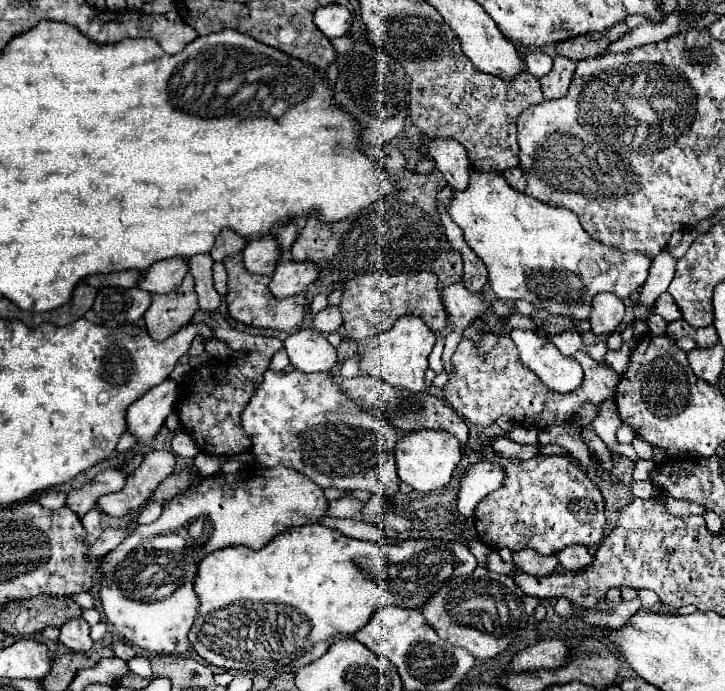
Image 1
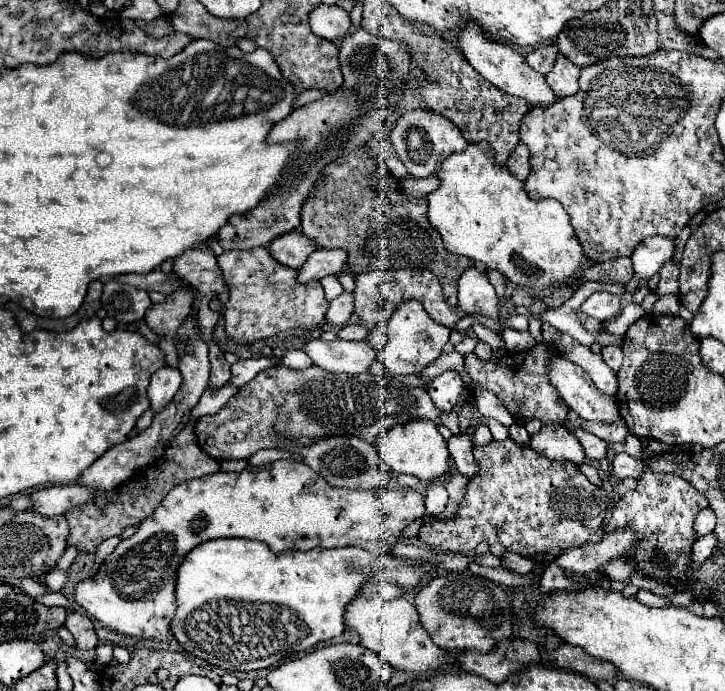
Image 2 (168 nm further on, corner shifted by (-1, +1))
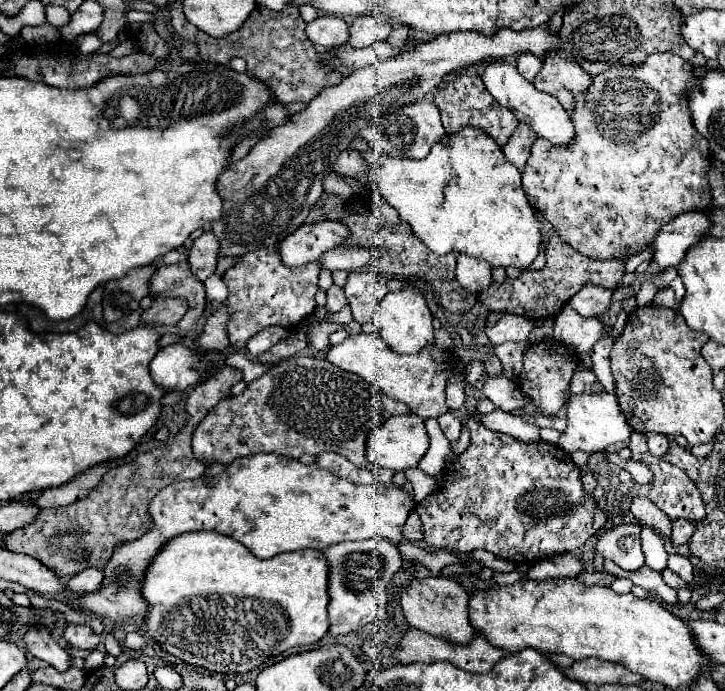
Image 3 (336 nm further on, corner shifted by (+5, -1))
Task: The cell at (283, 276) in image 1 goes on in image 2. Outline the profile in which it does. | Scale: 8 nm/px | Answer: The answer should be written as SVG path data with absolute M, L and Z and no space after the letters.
M317 249L309 255L309 259L301 265L297 281L299 283L309 283L315 279L323 279L327 275L339 273L347 263L347 253L341 249Z

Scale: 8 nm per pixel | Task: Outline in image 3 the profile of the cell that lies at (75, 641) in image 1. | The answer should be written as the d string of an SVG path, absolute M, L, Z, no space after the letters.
M69 623L65 627L65 633L63 633L65 641L71 645L71 647L77 647L77 649L85 649L85 651L93 651L99 643L99 635L93 633L91 627L87 625L73 625Z

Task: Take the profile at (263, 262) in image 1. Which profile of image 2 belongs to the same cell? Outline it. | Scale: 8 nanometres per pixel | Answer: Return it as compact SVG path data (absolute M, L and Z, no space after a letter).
M293 229L289 233L279 235L277 239L273 239L269 243L269 253L275 261L279 261L281 265L287 265L291 269L299 269L303 265L303 261L307 261L307 257L315 251L315 243L307 241L299 229Z

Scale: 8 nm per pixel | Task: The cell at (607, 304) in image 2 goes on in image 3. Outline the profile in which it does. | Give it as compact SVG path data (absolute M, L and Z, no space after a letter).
M587 283L577 295L573 295L573 299L569 303L583 317L598 317L609 309L611 295L613 295L611 289L605 289L605 287Z

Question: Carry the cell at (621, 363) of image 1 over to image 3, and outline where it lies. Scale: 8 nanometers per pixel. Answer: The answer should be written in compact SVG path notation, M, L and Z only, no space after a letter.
M603 337L597 341L597 345L593 345L591 349L591 359L593 359L593 373L599 379L599 383L603 385L603 389L607 393L615 393L615 379L611 375L609 369L609 353L613 347L613 339Z

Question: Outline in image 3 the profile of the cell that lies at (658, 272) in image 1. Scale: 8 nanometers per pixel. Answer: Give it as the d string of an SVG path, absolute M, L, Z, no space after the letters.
M563 307L563 311L555 317L553 337L563 341L575 353L589 353L589 349L599 341L603 333L603 323L595 317L581 317L573 307Z

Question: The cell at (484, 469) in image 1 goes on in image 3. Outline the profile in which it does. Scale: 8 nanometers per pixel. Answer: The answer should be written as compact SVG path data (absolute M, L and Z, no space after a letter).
M443 413L437 417L437 423L447 439L459 439L461 433L461 419L453 413Z

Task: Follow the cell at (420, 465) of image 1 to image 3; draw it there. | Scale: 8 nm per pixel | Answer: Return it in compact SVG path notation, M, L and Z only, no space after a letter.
M405 413L405 415L387 419L383 425L371 431L367 439L367 459L375 465L381 465L393 471L405 471L409 467L417 467L417 463L423 457L423 447L429 447L429 437L423 421L413 413Z

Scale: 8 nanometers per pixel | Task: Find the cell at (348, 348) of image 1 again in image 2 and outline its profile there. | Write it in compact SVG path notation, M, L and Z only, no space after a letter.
M353 323L353 325L345 325L341 331L337 331L337 337L345 339L345 341L363 341L363 339L367 339L367 333L369 333L369 329L365 325Z

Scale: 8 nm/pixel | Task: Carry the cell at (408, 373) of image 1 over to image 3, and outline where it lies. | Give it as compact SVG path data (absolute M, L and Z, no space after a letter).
M405 287L401 291L387 293L377 309L377 325L381 329L383 341L397 353L417 353L425 345L433 345L433 317L419 289Z

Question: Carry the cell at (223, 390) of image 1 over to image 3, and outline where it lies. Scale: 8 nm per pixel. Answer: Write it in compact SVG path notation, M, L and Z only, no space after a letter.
M295 355L279 365L271 367L263 377L249 383L249 387L241 395L233 395L227 399L221 399L217 407L213 407L203 421L197 425L193 433L193 455L203 465L209 463L231 463L237 457L255 455L255 453L277 453L285 457L301 457L305 453L319 455L319 453L339 453L347 457L357 467L365 467L375 473L375 477L381 481L381 467L369 463L365 459L365 441L373 427L379 427L385 423L385 419L393 415L407 413L409 409L401 401L393 401L371 383L365 383L365 379L343 371L335 367L333 363L317 357L307 355Z

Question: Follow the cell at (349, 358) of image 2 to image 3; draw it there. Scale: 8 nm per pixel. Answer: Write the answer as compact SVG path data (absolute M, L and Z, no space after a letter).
M379 333L349 335L343 343L329 349L327 361L333 361L333 365L355 373L369 383L375 383L387 397L403 401L409 411L419 415L421 419L435 419L447 411L445 387L459 369L459 357L451 349L427 345L415 355L399 355L391 347L387 347Z

